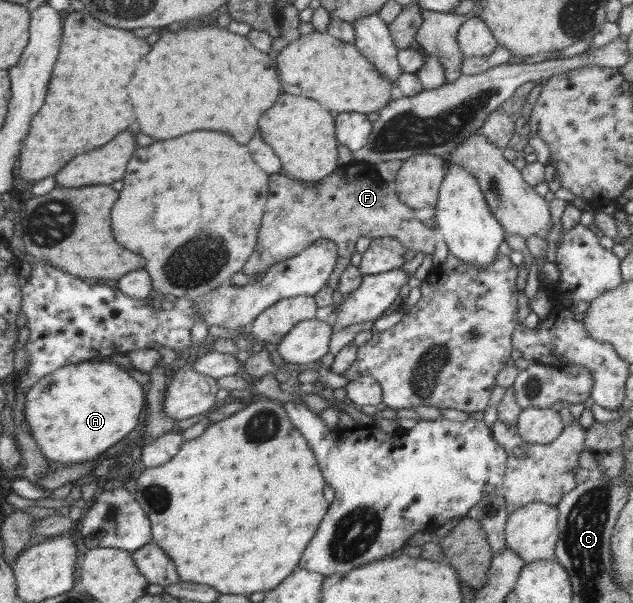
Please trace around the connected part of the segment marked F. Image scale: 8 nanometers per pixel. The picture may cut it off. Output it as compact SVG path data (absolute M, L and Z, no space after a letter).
M366 162L338 165L333 173L313 187L275 173L271 175L269 199L265 203L257 245L242 272L247 277L264 275L271 265L297 255L317 239L327 238L335 242L337 247L337 263L327 287L334 289L337 294L340 276L356 252L355 243L359 237L397 238L406 249L425 254L433 253L439 238L435 228L417 219L414 210L399 201L393 185L378 175L375 166Z

